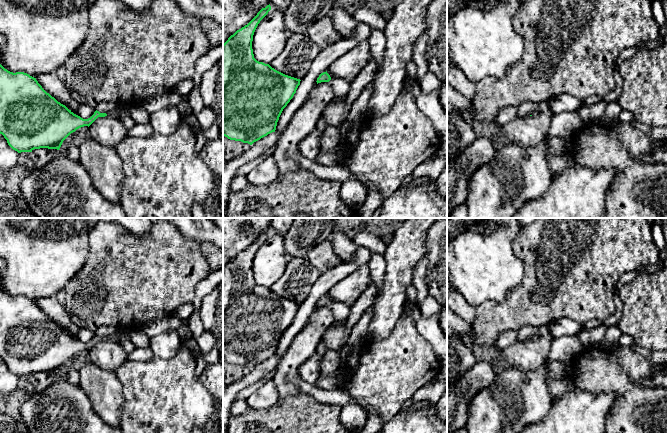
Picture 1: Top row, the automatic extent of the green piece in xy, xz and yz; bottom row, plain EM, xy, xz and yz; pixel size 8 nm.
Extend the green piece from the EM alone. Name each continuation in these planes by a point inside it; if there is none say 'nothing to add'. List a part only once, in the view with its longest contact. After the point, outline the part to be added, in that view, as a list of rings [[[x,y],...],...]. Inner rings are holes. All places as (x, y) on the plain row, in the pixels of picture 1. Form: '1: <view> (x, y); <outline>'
1: xz (341, 311); [[[331,302],[329,305],[330,309],[334,313],[333,325],[339,325],[347,321],[350,314],[350,307],[342,302]]]

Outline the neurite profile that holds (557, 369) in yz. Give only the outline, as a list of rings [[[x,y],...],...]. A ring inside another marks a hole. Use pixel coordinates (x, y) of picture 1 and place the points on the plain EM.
[[[547,359],[544,365],[547,367],[548,374],[557,379],[568,378],[572,372],[570,362],[561,362]]]

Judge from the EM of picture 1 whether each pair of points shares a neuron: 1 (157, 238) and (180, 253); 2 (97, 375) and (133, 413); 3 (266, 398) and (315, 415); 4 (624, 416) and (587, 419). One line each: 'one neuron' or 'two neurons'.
1: one neuron
2: two neurons
3: two neurons
4: two neurons

